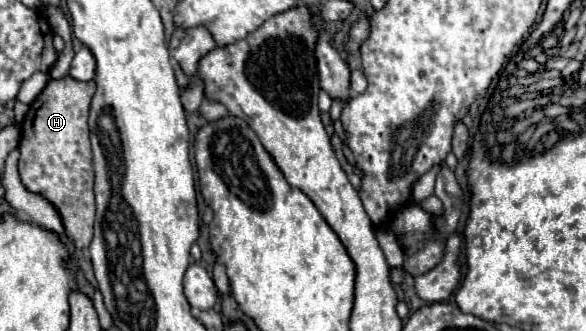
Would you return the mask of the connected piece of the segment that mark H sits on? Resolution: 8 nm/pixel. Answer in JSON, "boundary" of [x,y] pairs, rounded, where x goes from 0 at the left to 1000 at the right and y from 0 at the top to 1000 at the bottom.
{"boundary":[[[119,230],[85,242],[38,369],[31,520],[38,556],[75,592],[106,653],[113,719],[130,749],[150,749],[160,677],[160,520],[150,417],[150,332],[160,290],[160,242],[133,248]]]}

